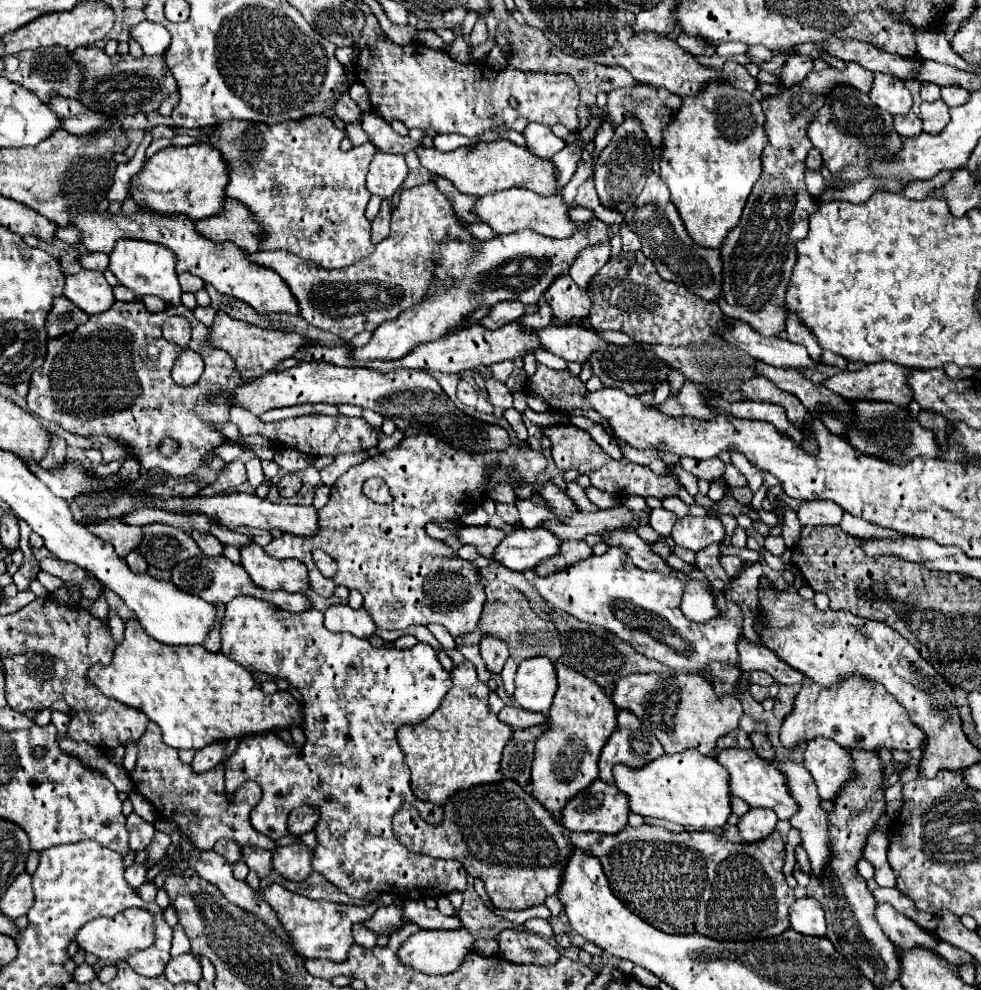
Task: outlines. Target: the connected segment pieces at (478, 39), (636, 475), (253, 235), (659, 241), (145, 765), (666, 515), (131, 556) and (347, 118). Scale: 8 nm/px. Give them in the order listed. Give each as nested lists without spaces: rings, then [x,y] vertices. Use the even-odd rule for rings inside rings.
[[[484,15],[478,17],[472,33],[470,33],[470,47],[476,47],[480,43],[484,43],[488,39],[488,27],[486,27],[486,21],[484,21]]]
[[[562,423],[548,425],[548,427],[542,427],[542,435],[552,441],[552,459],[558,469],[562,469],[562,471],[578,469],[580,473],[588,475],[592,485],[598,487],[600,491],[612,493],[616,497],[654,495],[658,499],[662,499],[666,495],[676,495],[676,491],[678,491],[678,479],[674,475],[656,475],[652,469],[640,467],[628,459],[622,459],[622,461],[612,459],[610,455],[606,455],[602,451],[602,447],[586,431],[582,431],[574,425],[562,425]]]
[[[226,199],[224,211],[220,215],[202,219],[196,229],[216,243],[236,243],[248,253],[260,251],[260,225],[252,219],[248,207],[242,207],[236,199]]]
[[[652,173],[646,179],[646,185],[642,193],[638,195],[636,203],[624,213],[624,219],[628,227],[640,237],[642,241],[642,251],[644,255],[654,263],[658,275],[666,281],[680,281],[688,291],[694,295],[706,299],[706,301],[716,301],[720,295],[720,285],[722,285],[722,259],[720,251],[716,249],[704,249],[696,245],[690,235],[684,229],[684,223],[678,215],[678,209],[670,201],[670,191],[666,183],[660,179],[660,175]]]
[[[150,723],[142,739],[138,741],[138,761],[130,779],[136,791],[140,791],[162,817],[174,821],[178,829],[190,837],[194,847],[212,849],[218,839],[232,839],[238,845],[252,845],[252,847],[274,851],[276,849],[274,841],[268,839],[266,835],[260,835],[258,831],[252,831],[252,825],[248,819],[250,805],[256,805],[260,801],[260,795],[262,795],[260,785],[248,781],[236,789],[236,795],[226,795],[224,765],[220,763],[222,757],[224,757],[224,743],[214,743],[210,747],[196,751],[190,767],[180,761],[176,749],[168,747],[162,741],[160,727],[156,727],[156,723]],[[192,769],[198,773],[200,771],[206,771],[206,773],[196,775]]]
[[[662,507],[660,509],[652,509],[652,513],[650,513],[650,527],[656,533],[660,533],[662,537],[668,537],[672,527],[674,527],[674,523],[676,523],[676,519],[678,517],[672,511],[666,511]]]
[[[138,551],[128,553],[128,555],[126,555],[126,563],[128,563],[128,567],[130,567],[132,571],[136,571],[136,573],[144,573],[144,571],[146,571],[146,567],[148,567],[146,559],[144,559]]]
[[[344,91],[344,95],[336,101],[336,107],[334,107],[336,115],[344,121],[344,123],[352,123],[352,121],[362,121],[362,111],[360,107],[350,99],[348,91]]]

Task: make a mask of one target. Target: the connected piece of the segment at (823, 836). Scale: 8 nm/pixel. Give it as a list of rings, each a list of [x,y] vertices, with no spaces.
[[[778,761],[776,767],[784,773],[786,783],[788,783],[788,791],[798,803],[798,811],[796,811],[796,815],[792,815],[790,823],[792,823],[792,827],[796,827],[800,831],[802,845],[808,853],[810,863],[812,863],[812,871],[814,871],[816,877],[820,877],[824,865],[828,863],[828,859],[832,855],[832,845],[830,845],[830,839],[828,839],[828,813],[820,807],[820,797],[818,797],[814,779],[812,779],[812,775],[808,775],[808,769],[804,765],[794,763],[794,761]]]

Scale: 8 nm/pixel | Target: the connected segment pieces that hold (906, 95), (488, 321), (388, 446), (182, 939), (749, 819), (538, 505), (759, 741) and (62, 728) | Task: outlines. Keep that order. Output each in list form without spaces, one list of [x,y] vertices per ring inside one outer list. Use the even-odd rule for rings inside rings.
[[[874,73],[872,91],[868,93],[872,103],[890,115],[906,115],[912,109],[912,95],[902,79],[892,75]]]
[[[496,303],[488,315],[484,315],[484,319],[480,319],[480,325],[488,327],[488,329],[498,329],[502,325],[508,325],[516,319],[520,319],[524,315],[524,305],[522,303]]]
[[[397,429],[391,436],[385,437],[385,434],[382,431],[378,432],[378,449],[381,452],[386,452],[394,449],[398,446],[401,440],[404,438],[404,431]]]
[[[176,925],[176,927],[174,927],[174,941],[172,941],[170,953],[172,953],[172,957],[176,957],[176,955],[188,953],[188,951],[190,951],[190,941],[188,941],[188,937],[184,935],[184,929],[182,929],[180,925]]]
[[[750,809],[744,817],[740,817],[738,829],[740,835],[752,843],[752,841],[762,841],[766,839],[776,827],[776,815],[774,811],[768,809]]]
[[[532,495],[528,499],[518,499],[514,503],[514,507],[518,509],[520,519],[522,519],[522,525],[526,529],[540,527],[542,521],[546,521],[550,517],[550,511],[544,507],[544,501],[538,495]]]
[[[750,733],[750,739],[754,743],[754,751],[764,759],[764,761],[772,761],[774,759],[774,747],[768,741],[768,737],[764,733]]]
[[[54,711],[54,719],[52,719],[52,723],[54,723],[56,729],[58,729],[58,739],[62,739],[62,737],[66,735],[66,729],[68,729],[68,723],[70,723],[70,717],[64,715],[64,713],[60,713],[60,711]]]

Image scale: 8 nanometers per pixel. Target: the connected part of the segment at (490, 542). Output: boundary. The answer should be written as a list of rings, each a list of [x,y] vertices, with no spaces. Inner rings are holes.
[[[460,525],[456,529],[456,537],[460,539],[462,545],[474,545],[476,551],[482,557],[492,559],[492,551],[506,537],[506,533],[500,531],[500,529],[492,529],[492,527],[466,527],[466,525]]]

